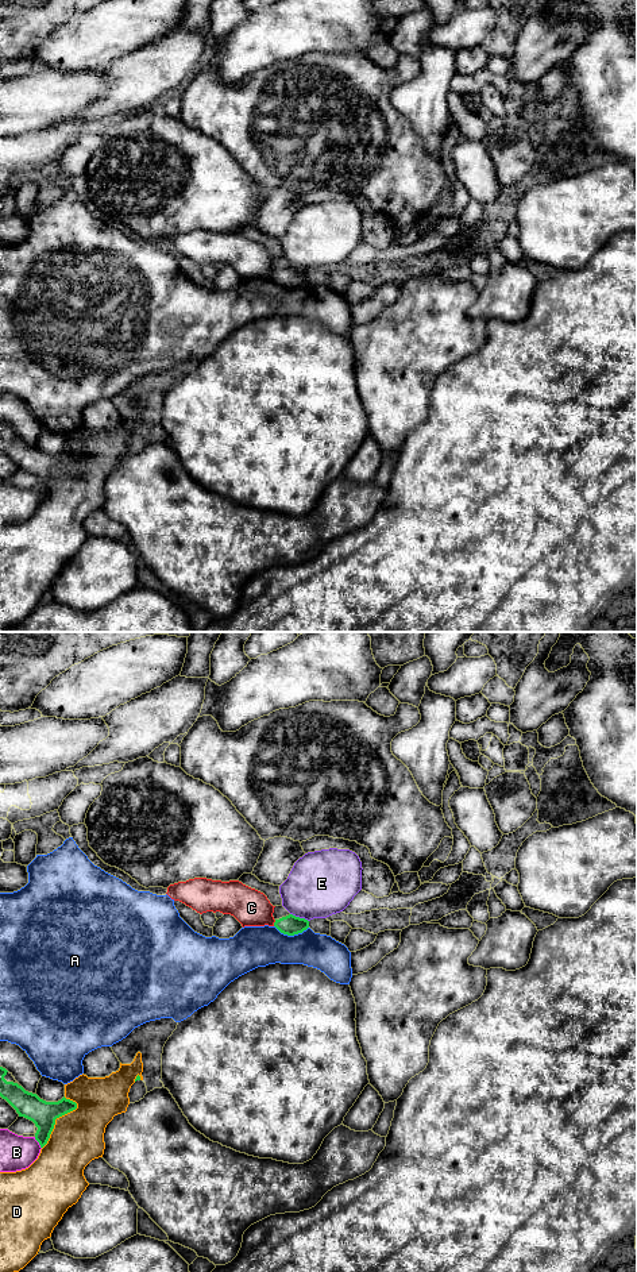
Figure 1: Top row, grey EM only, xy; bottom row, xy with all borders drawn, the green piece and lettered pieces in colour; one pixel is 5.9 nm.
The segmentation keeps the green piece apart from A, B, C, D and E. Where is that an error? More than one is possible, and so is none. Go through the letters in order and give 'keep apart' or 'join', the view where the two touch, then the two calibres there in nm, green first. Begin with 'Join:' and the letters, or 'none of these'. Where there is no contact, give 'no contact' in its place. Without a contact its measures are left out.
Join: none of these
A: keep apart; contact in xy; calibres 120 and 240 nm
B: keep apart; contact in xy; calibres 160 and 200 nm
C: keep apart; contact in xy; calibres 120 and 220 nm
D: keep apart; contact in xy; calibres 160 and 320 nm
E: keep apart; contact in xy; calibres 120 and 380 nm

